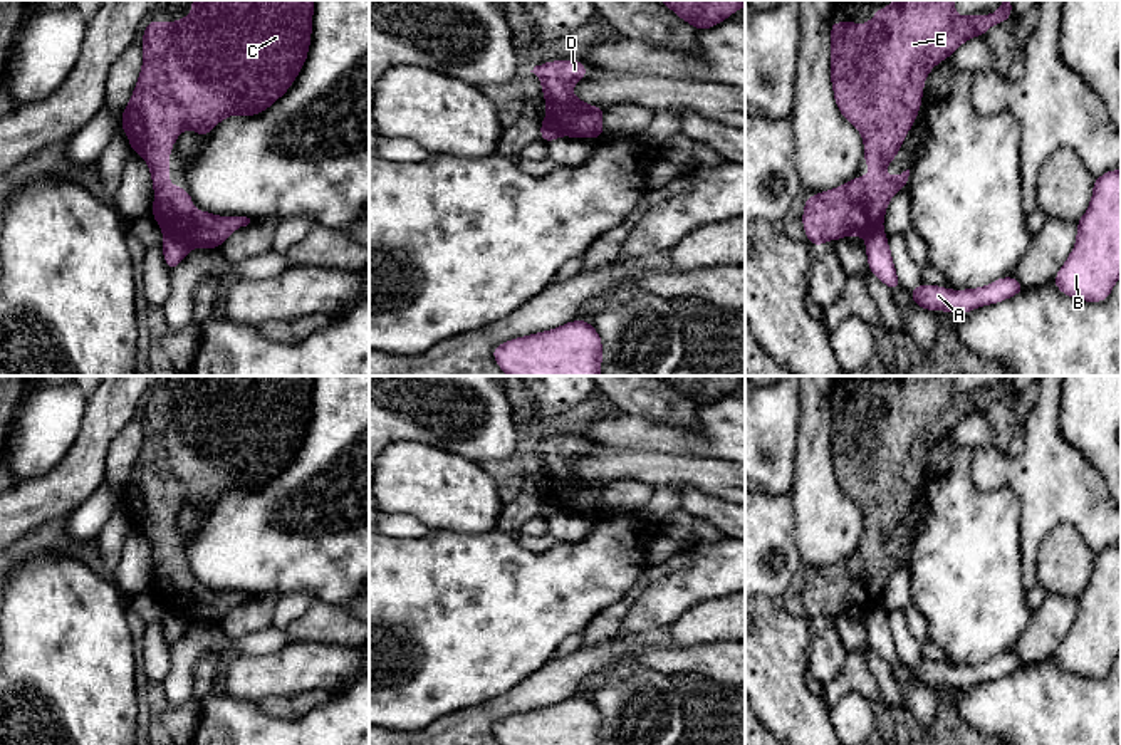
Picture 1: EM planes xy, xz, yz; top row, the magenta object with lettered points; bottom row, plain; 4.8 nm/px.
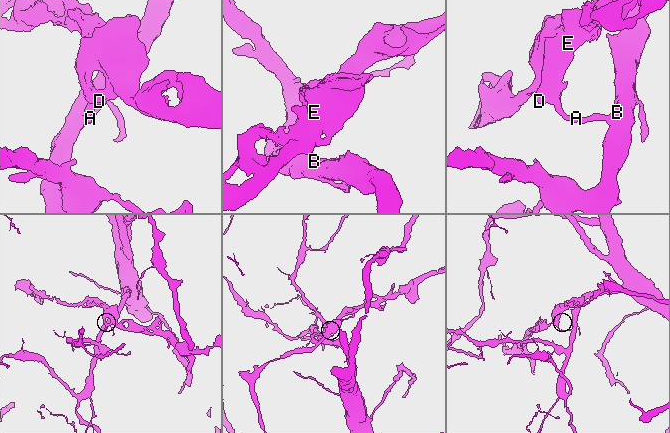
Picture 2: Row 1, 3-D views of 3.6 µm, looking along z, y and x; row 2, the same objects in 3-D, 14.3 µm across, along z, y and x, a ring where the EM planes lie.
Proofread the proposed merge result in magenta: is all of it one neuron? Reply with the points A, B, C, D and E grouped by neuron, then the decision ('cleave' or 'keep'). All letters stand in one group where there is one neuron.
A B / C D E | cleave

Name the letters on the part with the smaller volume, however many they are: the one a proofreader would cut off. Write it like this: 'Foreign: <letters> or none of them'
Foreign: C, D, E

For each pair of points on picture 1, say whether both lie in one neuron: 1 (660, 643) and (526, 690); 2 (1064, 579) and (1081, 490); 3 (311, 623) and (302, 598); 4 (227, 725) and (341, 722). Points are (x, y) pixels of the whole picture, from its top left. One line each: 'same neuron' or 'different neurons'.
1: same neuron
2: different neurons
3: different neurons
4: same neuron

